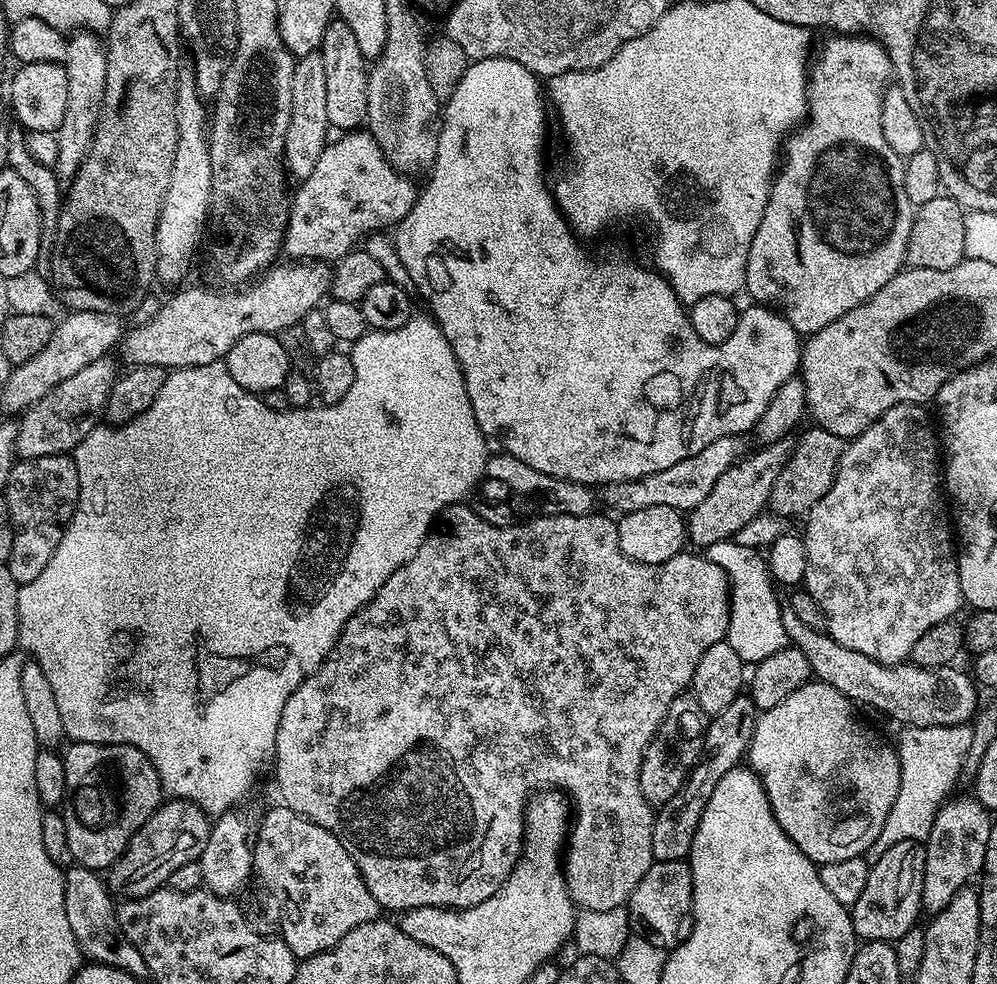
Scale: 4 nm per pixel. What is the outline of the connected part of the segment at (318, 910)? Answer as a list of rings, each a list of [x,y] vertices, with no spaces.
[[[283,806],[272,808],[260,820],[260,829],[255,829],[254,839],[252,840],[252,871],[255,879],[261,880],[263,891],[276,901],[282,913],[282,939],[286,946],[290,946],[290,950],[298,958],[307,958],[324,952],[327,948],[335,948],[338,942],[342,942],[342,938],[346,938],[346,934],[363,929],[376,915],[382,912],[380,903],[370,894],[370,890],[366,886],[366,882],[362,878],[362,874],[358,870],[358,866],[354,866],[354,858],[350,858],[350,854],[346,854],[346,850],[342,850],[342,842],[338,842],[338,838],[334,838],[334,834],[330,834],[322,826],[318,826],[314,822],[310,822],[302,814],[298,814],[294,810]]]

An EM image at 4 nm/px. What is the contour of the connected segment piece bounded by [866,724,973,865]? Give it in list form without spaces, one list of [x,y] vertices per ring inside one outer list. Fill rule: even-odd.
[[[968,724],[905,727],[901,732],[904,733],[900,736],[900,744],[898,743],[898,798],[894,798],[894,806],[890,806],[886,822],[882,822],[882,834],[878,834],[878,838],[874,838],[874,842],[868,847],[866,859],[869,865],[878,862],[878,858],[882,858],[882,854],[886,854],[890,846],[898,846],[898,842],[927,840],[938,810],[953,795],[952,787],[960,780],[962,762],[966,758],[966,750],[970,750],[973,735],[973,729]]]

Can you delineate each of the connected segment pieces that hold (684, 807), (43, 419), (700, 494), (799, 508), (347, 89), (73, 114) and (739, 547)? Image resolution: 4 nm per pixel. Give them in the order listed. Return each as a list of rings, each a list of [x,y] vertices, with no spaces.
[[[747,694],[734,698],[734,702],[726,706],[726,710],[709,719],[700,761],[692,767],[692,772],[678,790],[678,794],[674,794],[670,802],[655,809],[650,834],[653,861],[687,861],[688,855],[692,852],[698,822],[702,822],[702,810],[706,810],[706,802],[710,802],[710,794],[714,794],[718,778],[722,778],[722,774],[730,774],[730,770],[734,770],[745,759],[748,747],[752,744],[757,719],[758,710],[751,696]]]
[[[103,356],[90,366],[78,370],[66,382],[58,382],[46,398],[38,398],[30,407],[24,409],[18,420],[20,433],[16,439],[16,454],[19,459],[33,460],[47,456],[63,456],[76,451],[76,447],[105,419],[104,407],[110,390],[118,375],[115,359]]]
[[[740,436],[718,438],[718,442],[710,442],[710,446],[706,446],[706,450],[698,450],[698,454],[694,454],[690,458],[682,458],[682,462],[674,462],[674,466],[668,467],[667,470],[658,470],[658,474],[650,474],[637,480],[623,480],[617,484],[603,485],[598,492],[599,499],[601,501],[604,499],[605,506],[613,508],[613,510],[608,510],[616,514],[646,510],[646,506],[670,506],[687,514],[692,511],[694,506],[698,506],[698,502],[702,502],[702,498],[706,498],[706,494],[710,494],[710,490],[714,490],[714,482],[718,482],[718,478],[722,478],[722,474],[726,474],[726,470],[730,470],[730,466],[741,459],[740,442],[742,442]]]
[[[809,427],[809,432],[801,431],[795,441],[792,457],[782,466],[778,474],[778,482],[774,482],[774,490],[768,499],[771,511],[781,518],[787,516],[803,517],[830,490],[836,477],[836,467],[844,453],[846,444],[838,438],[838,434],[830,434],[830,430]]]
[[[339,18],[332,19],[322,34],[318,49],[322,66],[326,69],[326,118],[333,129],[340,128],[341,133],[359,129],[368,118],[368,74],[369,61],[364,59],[358,47],[358,38],[346,22]]]
[[[87,30],[71,33],[63,65],[66,70],[66,115],[62,118],[62,126],[55,132],[58,158],[54,171],[57,180],[70,182],[76,177],[76,171],[82,166],[92,145],[92,135],[100,117],[102,102],[106,98],[106,48],[101,37]]]
[[[733,538],[712,543],[704,550],[704,555],[729,578],[731,616],[726,643],[733,647],[734,652],[746,664],[755,664],[787,647],[788,635],[782,623],[781,601],[774,592],[776,586],[763,553],[757,548],[744,546]]]

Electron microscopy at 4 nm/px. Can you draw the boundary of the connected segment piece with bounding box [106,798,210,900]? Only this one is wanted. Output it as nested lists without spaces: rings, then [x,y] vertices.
[[[175,798],[165,799],[156,809],[156,813],[137,830],[134,838],[130,838],[128,849],[112,863],[111,868],[107,869],[106,883],[109,892],[117,897],[133,900],[165,887],[170,874],[174,874],[174,870],[178,870],[178,866],[182,866],[191,860],[199,860],[208,841],[209,827],[210,817],[208,813],[201,810],[194,802]]]

